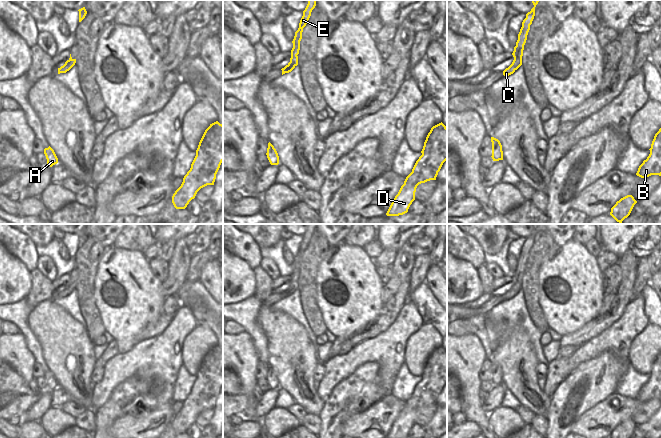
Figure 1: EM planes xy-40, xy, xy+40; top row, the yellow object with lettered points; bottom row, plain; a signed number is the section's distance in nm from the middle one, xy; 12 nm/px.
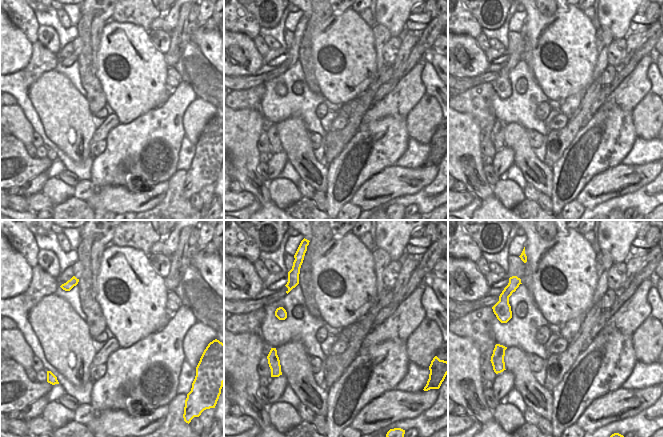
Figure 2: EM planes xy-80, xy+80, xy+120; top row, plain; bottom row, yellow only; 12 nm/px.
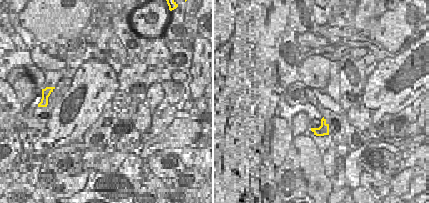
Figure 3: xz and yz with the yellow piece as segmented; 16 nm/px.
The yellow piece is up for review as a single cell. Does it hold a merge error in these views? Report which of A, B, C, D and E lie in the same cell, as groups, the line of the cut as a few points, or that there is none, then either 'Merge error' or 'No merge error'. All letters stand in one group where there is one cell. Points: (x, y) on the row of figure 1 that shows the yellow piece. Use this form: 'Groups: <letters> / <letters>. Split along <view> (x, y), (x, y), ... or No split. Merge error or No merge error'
Groups: A E / B C D. Split along xy (288, 64), (294, 67). Merge error.

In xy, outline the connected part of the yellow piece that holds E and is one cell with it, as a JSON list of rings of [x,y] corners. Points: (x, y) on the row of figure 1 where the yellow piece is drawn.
[[[308,0],[308,4],[307,4],[305,10],[303,11],[303,16],[299,23],[299,28],[295,32],[295,36],[292,41],[293,48],[291,50],[291,58],[290,58],[290,62],[288,63],[288,65],[290,65],[292,67],[295,67],[298,65],[298,56],[297,55],[299,54],[299,50],[300,50],[300,41],[302,39],[303,28],[306,26],[306,24],[311,16],[311,12],[315,8],[315,6],[316,6],[316,0]]]

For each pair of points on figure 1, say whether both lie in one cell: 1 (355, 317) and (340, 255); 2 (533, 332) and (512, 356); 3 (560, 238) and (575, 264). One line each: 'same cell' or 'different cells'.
1: same cell
2: different cells
3: different cells

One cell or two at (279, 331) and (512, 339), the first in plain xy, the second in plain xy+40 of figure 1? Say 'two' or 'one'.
one

